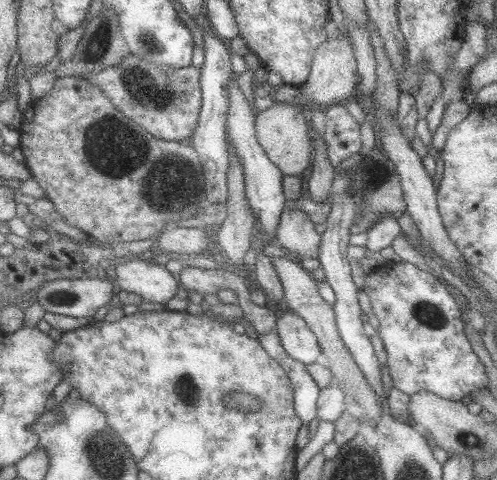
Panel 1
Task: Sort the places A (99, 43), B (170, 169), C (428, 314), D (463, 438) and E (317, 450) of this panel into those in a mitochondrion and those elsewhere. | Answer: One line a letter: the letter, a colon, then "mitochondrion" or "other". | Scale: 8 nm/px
A: mitochondrion
B: mitochondrion
C: mitochondrion
D: other
E: other

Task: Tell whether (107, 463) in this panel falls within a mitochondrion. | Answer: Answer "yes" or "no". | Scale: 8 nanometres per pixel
yes

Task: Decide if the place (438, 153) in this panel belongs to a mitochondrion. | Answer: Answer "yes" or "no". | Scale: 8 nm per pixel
no

